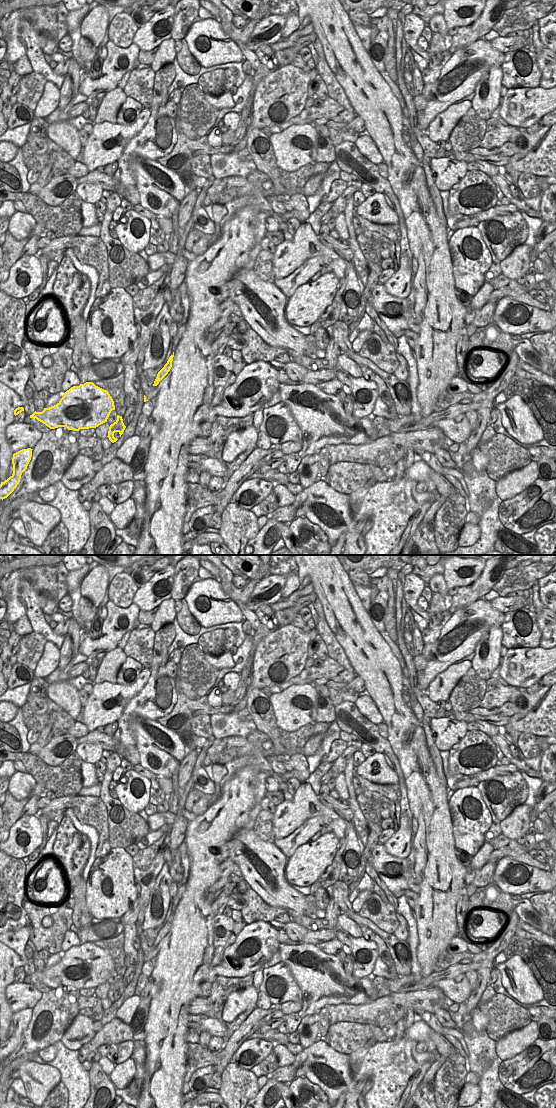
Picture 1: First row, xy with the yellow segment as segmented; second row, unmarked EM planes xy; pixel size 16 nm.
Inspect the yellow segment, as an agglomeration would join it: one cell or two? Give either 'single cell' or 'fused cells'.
fused cells

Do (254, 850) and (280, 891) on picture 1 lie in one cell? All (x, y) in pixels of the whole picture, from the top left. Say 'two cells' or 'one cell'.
one cell

